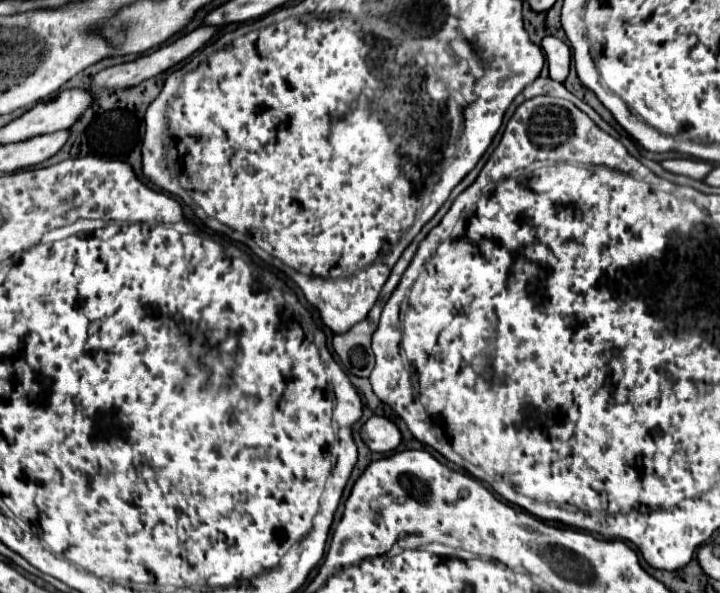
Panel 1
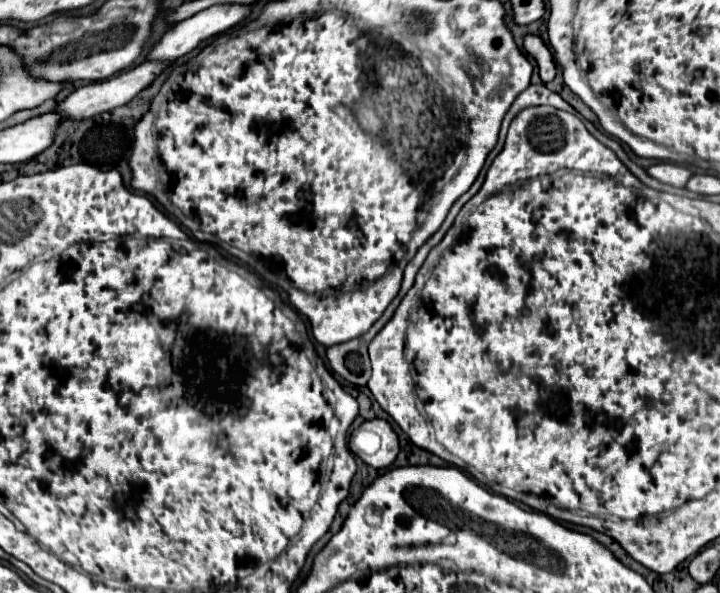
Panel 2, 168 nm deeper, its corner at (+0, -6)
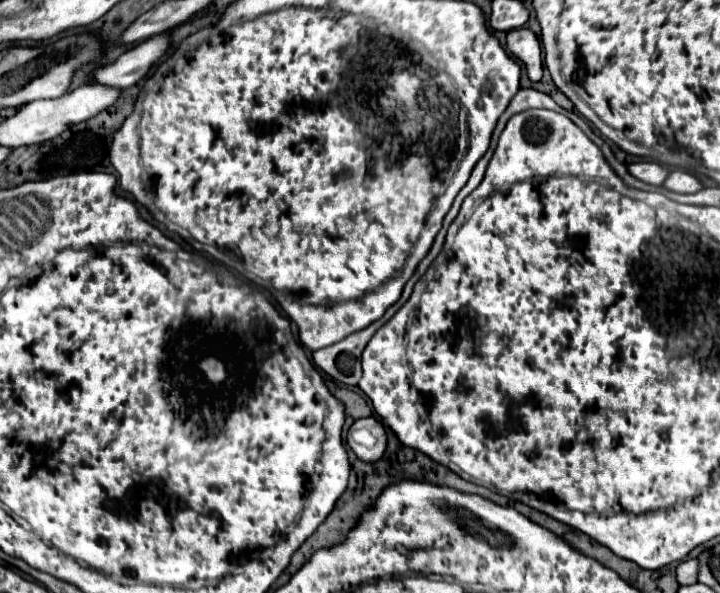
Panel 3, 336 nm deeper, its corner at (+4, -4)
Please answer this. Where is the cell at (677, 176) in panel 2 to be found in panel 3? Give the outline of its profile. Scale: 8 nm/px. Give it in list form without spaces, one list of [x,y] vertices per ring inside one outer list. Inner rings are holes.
[[[636,162],[636,164],[628,164],[626,168],[634,178],[638,178],[646,184],[654,184],[654,186],[660,186],[666,180],[666,176],[670,174],[664,166],[660,166],[656,162]]]

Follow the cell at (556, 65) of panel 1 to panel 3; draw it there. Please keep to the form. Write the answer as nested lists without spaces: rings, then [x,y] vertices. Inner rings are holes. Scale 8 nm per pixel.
[[[530,28],[510,30],[506,36],[506,48],[526,66],[530,82],[542,78],[542,50],[536,34]]]

